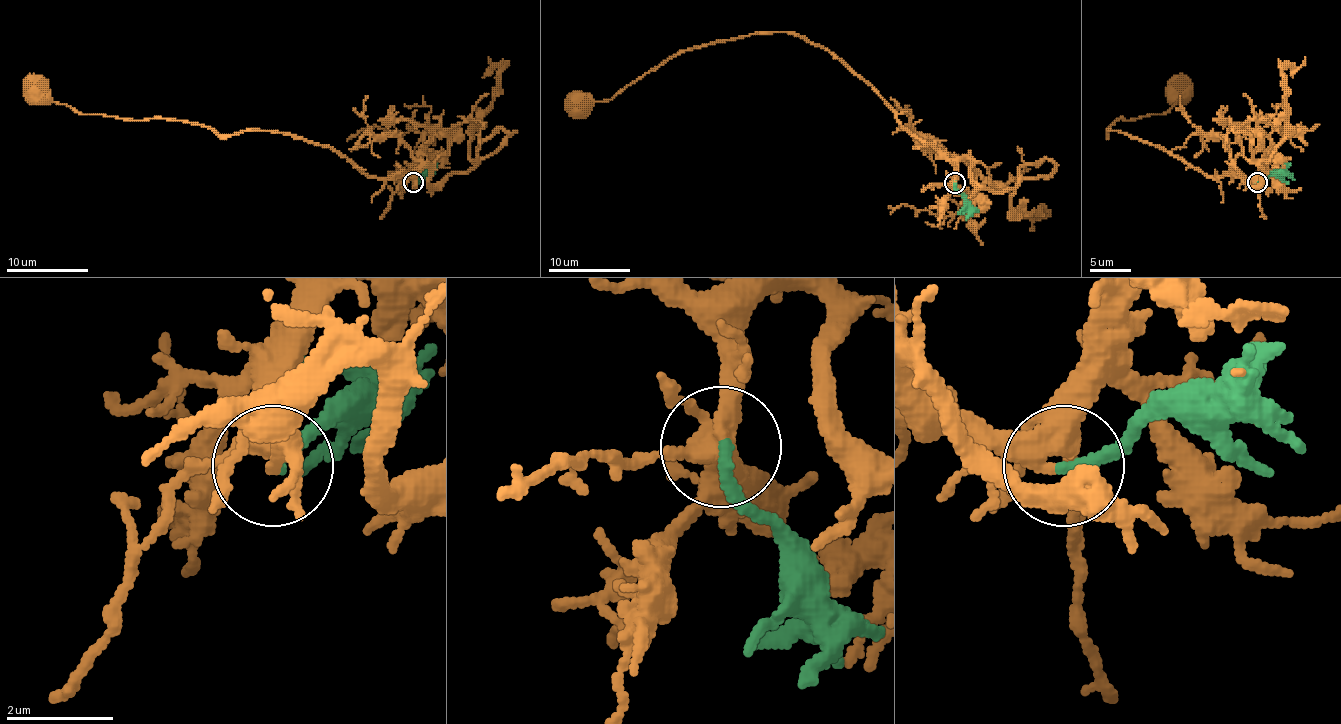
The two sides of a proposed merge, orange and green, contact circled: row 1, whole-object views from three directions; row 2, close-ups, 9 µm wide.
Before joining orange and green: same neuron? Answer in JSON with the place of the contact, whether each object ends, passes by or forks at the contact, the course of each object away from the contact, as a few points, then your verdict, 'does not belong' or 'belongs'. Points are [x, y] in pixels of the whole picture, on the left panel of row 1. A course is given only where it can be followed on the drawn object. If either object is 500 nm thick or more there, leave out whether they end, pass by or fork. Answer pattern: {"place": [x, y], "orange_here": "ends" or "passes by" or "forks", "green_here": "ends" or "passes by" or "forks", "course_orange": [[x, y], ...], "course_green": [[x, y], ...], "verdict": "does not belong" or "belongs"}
{"place": [413, 182], "orange_here": "passes by", "green_here": "ends", "course_orange": [[412, 182], [406, 175], [367, 177], [328, 147], [277, 130], [216, 134], [181, 120], [74, 112], [38, 87]], "course_green": [[412, 182], [427, 169], [416, 165]], "verdict": "belongs"}

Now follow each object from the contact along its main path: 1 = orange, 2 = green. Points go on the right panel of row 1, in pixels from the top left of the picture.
1: (1258, 182), (1206, 177), (1159, 147), (1120, 130), (1106, 134), (1116, 120), (1167, 112), (1176, 87)
2: (1258, 182), (1288, 165)

